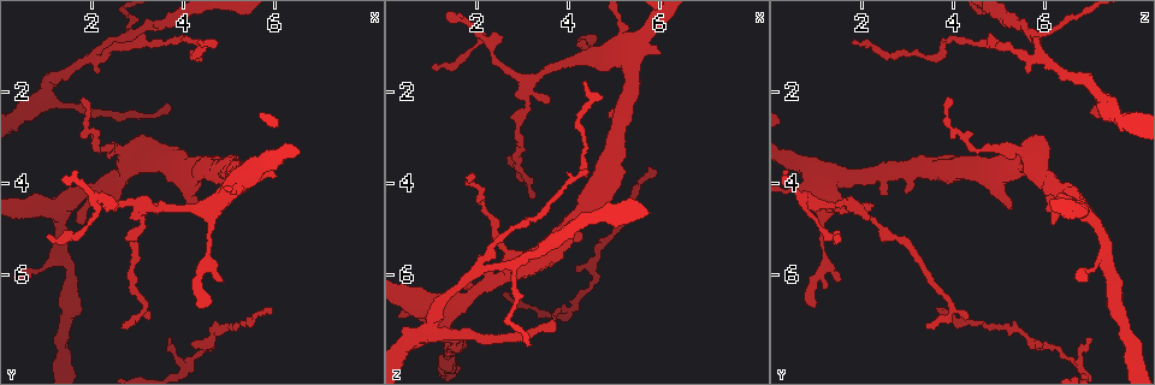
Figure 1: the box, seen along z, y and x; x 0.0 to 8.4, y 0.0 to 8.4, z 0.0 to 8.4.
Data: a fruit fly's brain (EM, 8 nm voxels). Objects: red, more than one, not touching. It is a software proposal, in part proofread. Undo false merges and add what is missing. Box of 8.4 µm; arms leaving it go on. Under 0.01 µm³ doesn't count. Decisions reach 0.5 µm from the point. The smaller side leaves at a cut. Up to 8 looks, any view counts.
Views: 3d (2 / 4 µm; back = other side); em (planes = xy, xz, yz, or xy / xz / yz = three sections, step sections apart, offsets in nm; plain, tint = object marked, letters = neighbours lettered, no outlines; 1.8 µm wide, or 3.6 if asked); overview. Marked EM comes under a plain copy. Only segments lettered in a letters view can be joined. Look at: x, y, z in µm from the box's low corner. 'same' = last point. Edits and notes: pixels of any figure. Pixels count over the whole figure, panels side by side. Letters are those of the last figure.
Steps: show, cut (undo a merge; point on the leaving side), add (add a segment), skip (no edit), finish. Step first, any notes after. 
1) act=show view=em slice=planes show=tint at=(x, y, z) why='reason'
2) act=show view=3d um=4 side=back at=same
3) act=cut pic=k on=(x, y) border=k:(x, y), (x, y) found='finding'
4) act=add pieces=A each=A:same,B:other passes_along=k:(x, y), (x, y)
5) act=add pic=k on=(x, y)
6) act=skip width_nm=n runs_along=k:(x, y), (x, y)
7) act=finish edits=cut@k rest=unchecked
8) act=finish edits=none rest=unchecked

act=show view=3d um=2 at=(2.65, 7.10, 3.45) why='free end'

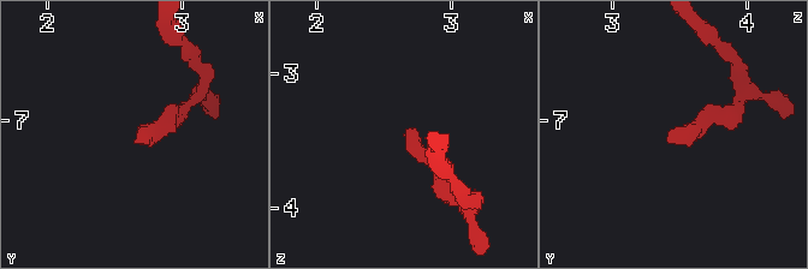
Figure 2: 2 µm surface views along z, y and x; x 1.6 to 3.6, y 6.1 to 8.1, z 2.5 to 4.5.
act=show view=em slice=yz step=4 show=letters at=(2.70, 7.12, 3.38) why='shape alone is not enough'

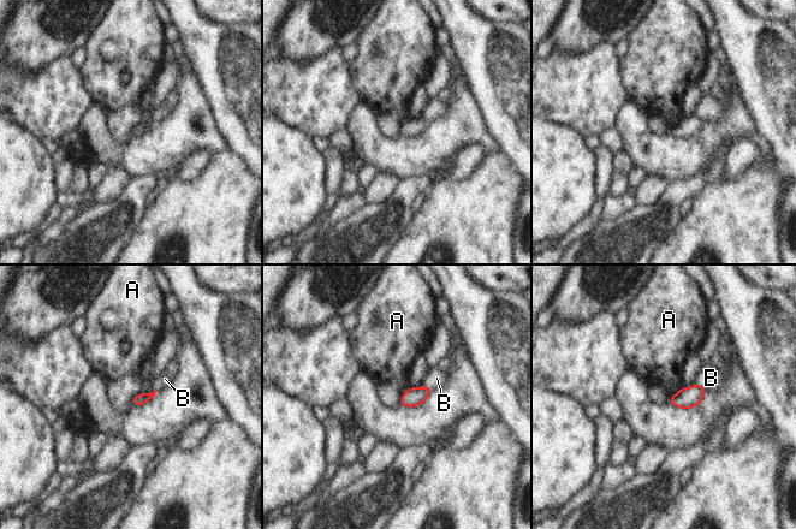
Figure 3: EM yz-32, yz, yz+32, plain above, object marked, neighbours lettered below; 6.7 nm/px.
act=show view=em slice=planes show=letters at=same why='cut it another way'

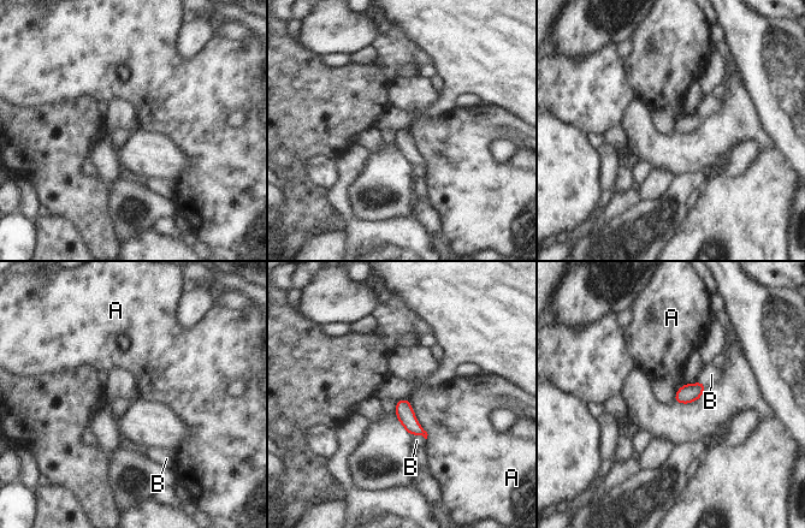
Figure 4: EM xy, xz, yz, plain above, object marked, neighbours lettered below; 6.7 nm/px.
act=skip width_nm=120 each=A:other,B:other border=4:(407, 399), (426, 439) found='none of them fits'

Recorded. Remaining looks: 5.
act=show view=em slice=xy step=16 show=tint at=(4.20, 4.60, 5.30) why='free end'

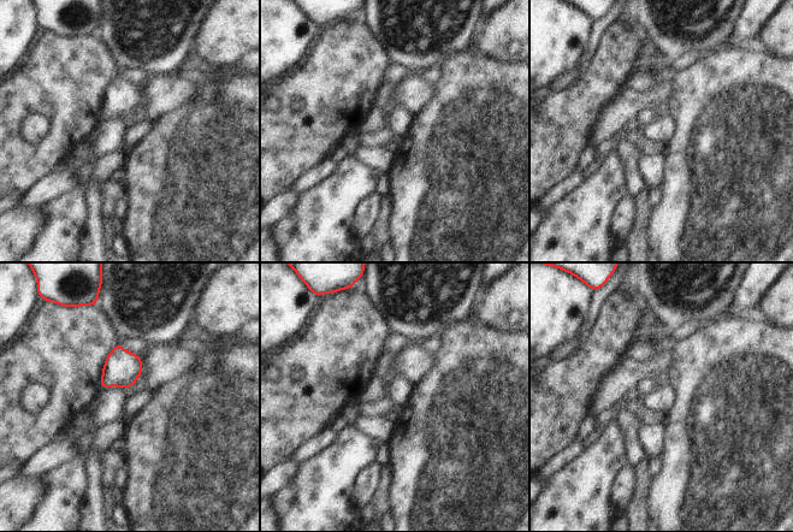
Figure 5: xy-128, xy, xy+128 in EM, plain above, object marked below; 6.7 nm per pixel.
act=show view=em slice=xy step=16 show=letters at=same why='what lies round it'

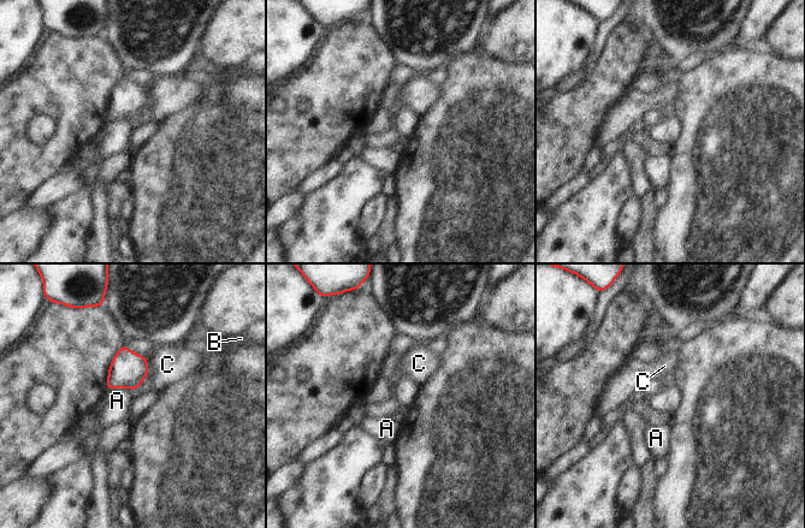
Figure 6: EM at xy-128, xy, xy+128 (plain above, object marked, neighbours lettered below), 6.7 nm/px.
act=skip each=A:other,B:other,C:other border=6:(106, 386), (134, 390) found='no lettered segment goes on from it'

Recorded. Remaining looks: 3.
act=show view=em slice=yz step=16 show=letters at=(3.70, 2.45, 7.05) why='end of a long branch'

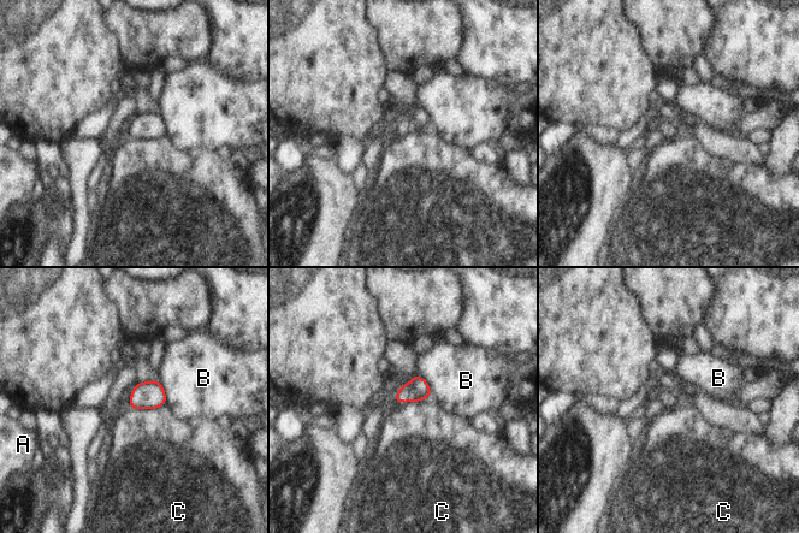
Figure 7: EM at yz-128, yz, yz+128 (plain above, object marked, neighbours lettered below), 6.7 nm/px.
act=skip longest_contact=C:240nm each=A:other,B:other,C:other border=7:(165, 403), (157, 408), (130, 409) found='no lettered segment goes on from it'

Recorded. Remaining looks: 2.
act=finish edits=none rest=unchecked

